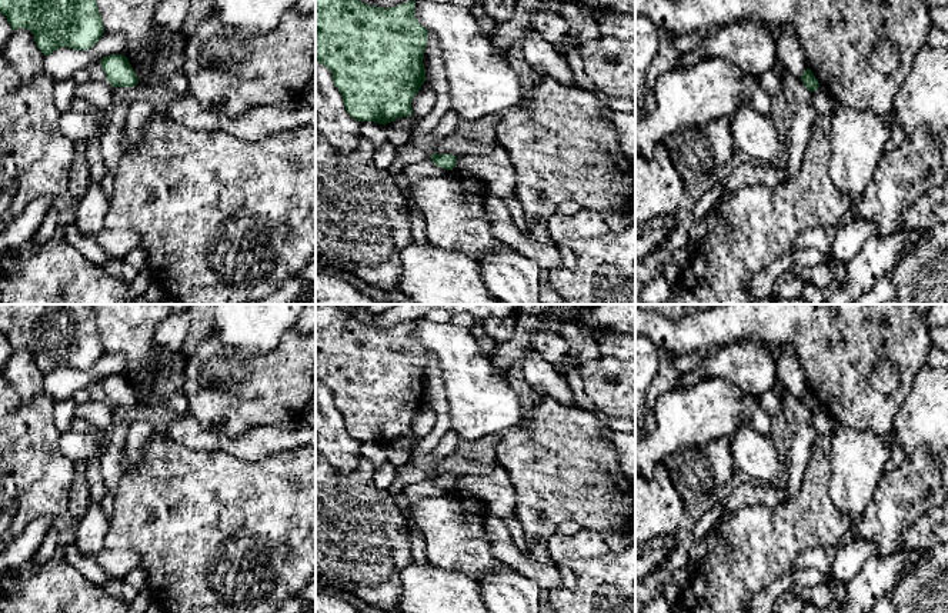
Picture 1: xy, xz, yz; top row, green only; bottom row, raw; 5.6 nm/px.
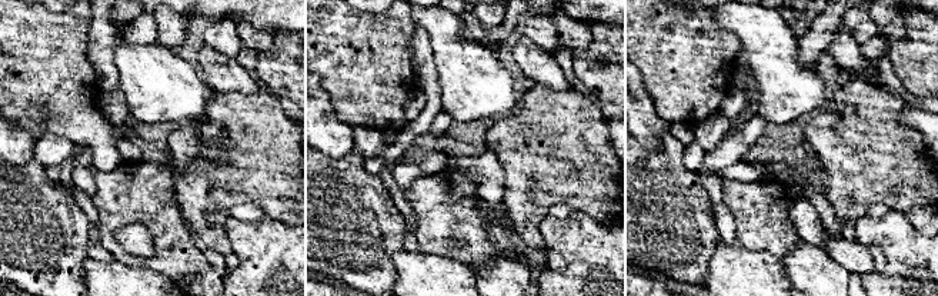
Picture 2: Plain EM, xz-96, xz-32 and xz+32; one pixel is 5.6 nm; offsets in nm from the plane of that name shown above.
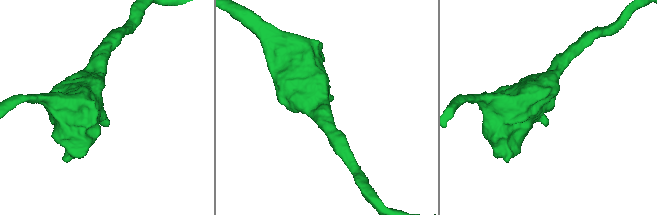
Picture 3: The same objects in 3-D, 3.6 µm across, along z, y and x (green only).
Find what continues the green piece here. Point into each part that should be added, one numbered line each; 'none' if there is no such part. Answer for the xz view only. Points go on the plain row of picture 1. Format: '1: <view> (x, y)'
none

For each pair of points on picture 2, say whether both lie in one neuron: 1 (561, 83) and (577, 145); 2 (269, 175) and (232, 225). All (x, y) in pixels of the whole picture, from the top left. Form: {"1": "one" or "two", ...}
{"1": "two", "2": "two"}

